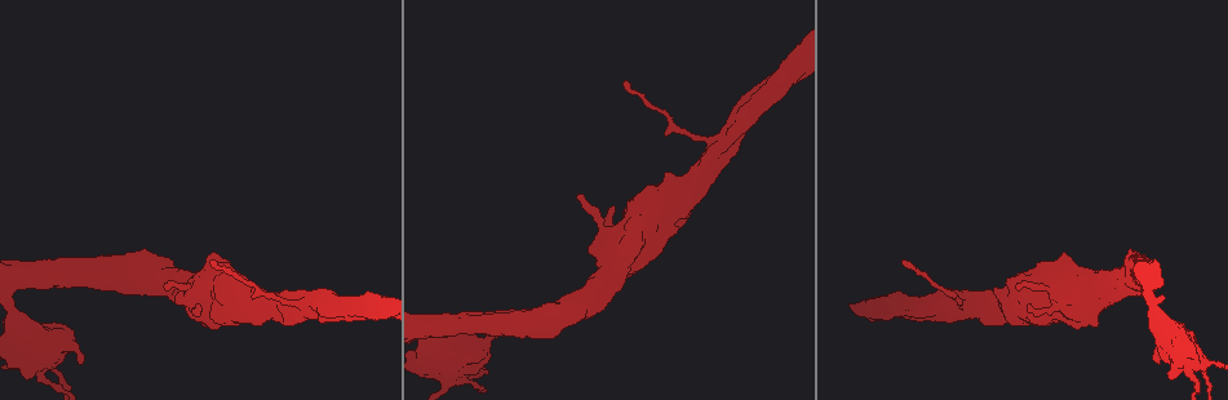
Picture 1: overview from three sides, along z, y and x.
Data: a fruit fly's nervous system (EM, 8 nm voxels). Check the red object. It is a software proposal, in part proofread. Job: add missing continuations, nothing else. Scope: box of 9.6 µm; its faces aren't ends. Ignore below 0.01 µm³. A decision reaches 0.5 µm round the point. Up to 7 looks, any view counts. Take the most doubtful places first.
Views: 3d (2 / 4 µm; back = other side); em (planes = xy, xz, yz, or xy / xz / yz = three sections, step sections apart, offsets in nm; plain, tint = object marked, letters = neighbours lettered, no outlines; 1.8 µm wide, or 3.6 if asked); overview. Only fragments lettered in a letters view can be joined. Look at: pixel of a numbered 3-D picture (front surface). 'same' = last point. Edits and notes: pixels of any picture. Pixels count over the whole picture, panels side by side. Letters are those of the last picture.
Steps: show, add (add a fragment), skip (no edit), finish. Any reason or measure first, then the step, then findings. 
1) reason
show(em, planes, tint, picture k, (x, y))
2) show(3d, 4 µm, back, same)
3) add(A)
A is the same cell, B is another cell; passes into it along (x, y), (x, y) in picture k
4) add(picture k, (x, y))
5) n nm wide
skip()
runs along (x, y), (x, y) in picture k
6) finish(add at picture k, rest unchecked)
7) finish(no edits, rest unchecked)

looks like a crossing
show(3d, 4 µm, picture 1, (34, 366))

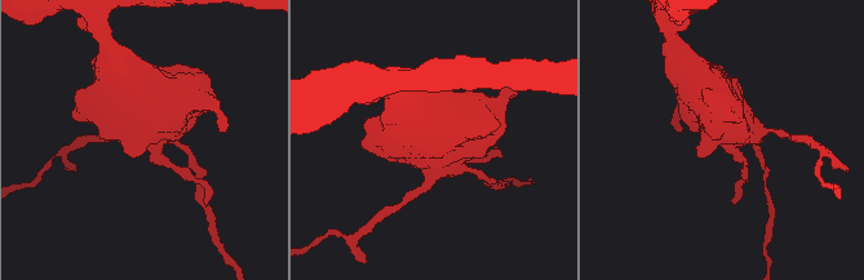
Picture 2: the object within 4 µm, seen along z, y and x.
show(em, planes, letters, picture 2, (434, 157))

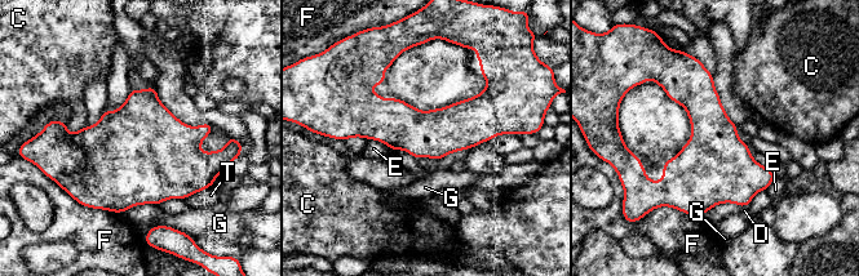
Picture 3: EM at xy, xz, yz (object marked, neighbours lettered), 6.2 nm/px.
skip()
C, D, E, F, G and T are other cells; none of them fits

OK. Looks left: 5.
sharp bend
show(em, planes, tint, picture 1, (967, 303))

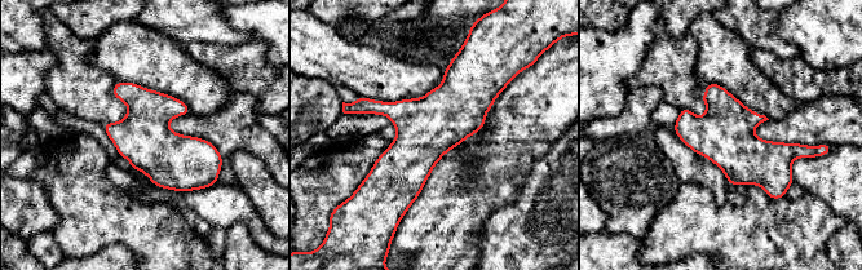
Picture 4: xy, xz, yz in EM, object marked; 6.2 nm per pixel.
see the neighbours
show(em, planes, letters, same)

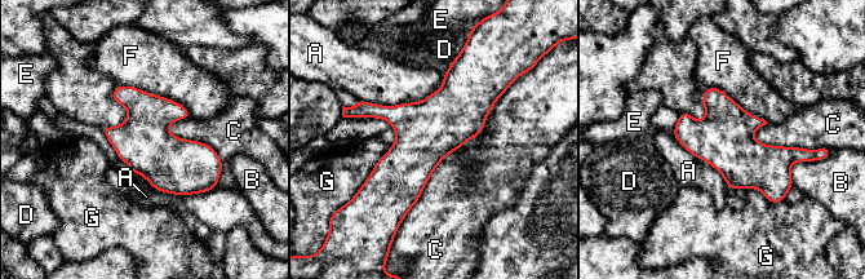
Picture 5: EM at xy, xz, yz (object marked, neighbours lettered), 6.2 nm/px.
C touches over 1050 nm
skip()
A, B, C, D, E, F and G are other cells; border along (508, 87), (402, 222) in picture 5; none of them fits

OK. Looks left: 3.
thin end
show(em, yz, step 4, tint, picture 1, (1017, 283))

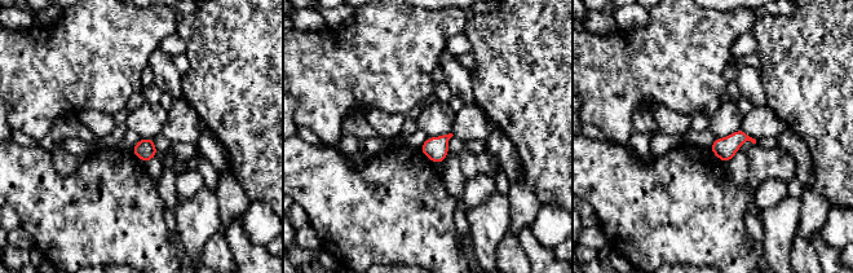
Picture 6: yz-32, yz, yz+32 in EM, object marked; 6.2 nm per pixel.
show(em, planes, letters, same)

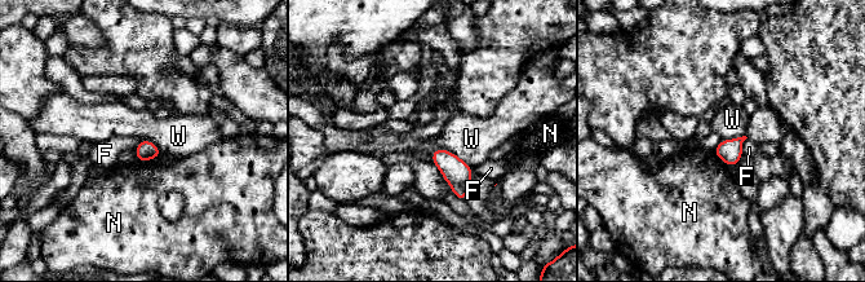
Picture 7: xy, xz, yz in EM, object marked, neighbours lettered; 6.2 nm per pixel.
skip()
F, N and W are other cells; no lettered fragment goes on from it

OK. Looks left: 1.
finish(no edits, rest unchecked)

